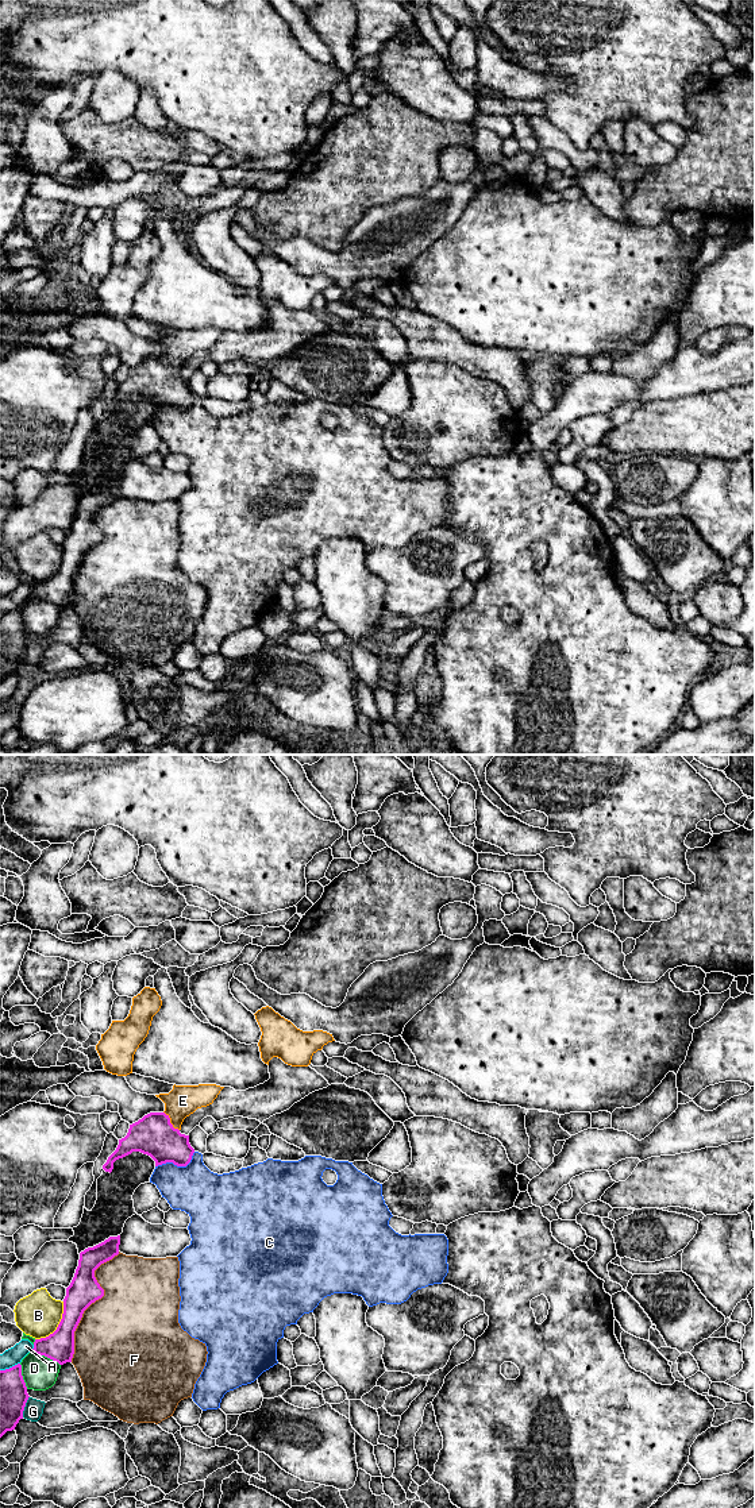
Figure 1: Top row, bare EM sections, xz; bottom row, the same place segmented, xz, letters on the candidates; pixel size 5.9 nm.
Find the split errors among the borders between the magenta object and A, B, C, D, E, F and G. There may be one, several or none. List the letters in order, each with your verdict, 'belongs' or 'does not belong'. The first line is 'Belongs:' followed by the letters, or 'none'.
Belongs: E
A: does not belong
B: does not belong
C: does not belong
D: does not belong
E: belongs
F: does not belong
G: does not belong

